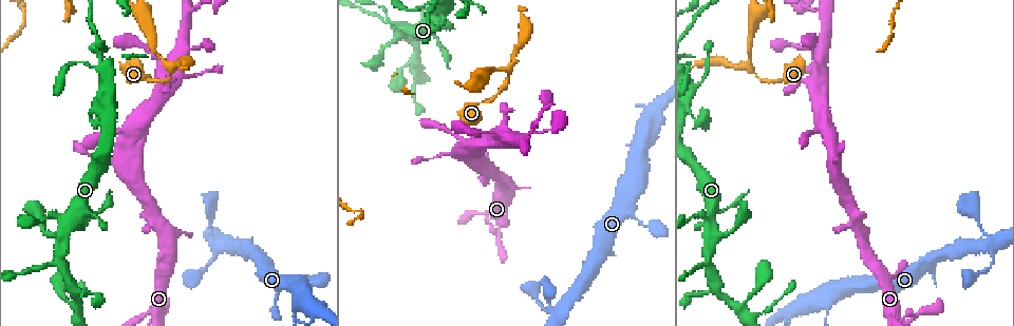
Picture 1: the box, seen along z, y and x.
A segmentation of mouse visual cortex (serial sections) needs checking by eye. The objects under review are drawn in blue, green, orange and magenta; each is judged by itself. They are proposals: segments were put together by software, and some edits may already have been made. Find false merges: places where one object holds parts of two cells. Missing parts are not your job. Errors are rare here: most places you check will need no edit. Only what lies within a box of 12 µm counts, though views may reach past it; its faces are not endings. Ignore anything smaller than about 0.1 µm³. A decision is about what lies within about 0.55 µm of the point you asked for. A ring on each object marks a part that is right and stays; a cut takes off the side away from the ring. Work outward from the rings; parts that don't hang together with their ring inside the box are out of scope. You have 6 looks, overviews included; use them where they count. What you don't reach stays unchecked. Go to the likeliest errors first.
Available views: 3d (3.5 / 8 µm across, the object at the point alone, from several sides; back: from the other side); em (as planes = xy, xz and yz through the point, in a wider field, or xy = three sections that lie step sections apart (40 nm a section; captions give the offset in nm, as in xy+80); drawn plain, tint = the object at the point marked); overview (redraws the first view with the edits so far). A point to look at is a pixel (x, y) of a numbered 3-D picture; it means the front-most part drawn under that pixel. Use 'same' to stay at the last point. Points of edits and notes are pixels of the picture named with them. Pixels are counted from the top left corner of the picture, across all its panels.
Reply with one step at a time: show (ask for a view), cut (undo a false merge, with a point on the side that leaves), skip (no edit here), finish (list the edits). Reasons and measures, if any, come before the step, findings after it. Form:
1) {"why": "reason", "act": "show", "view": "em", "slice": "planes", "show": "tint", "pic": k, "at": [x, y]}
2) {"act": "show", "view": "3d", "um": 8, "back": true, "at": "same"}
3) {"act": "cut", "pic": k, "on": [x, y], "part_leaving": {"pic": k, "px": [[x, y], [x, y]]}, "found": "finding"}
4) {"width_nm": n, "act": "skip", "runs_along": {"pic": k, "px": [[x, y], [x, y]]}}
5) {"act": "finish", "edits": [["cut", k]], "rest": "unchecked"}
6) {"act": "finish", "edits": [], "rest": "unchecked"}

{"why": "thin neck", "act": "show", "view": "3d", "um": 8, "back": true, "pic": 1, "at": [497, 235]}

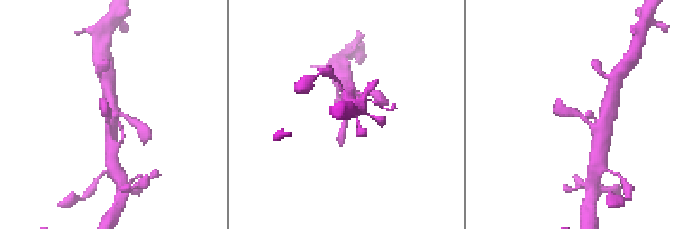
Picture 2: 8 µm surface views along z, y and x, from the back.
{"why": "closer look", "act": "show", "view": "3d", "um": 3.5, "back": true, "pic": 2, "at": [584, 117]}

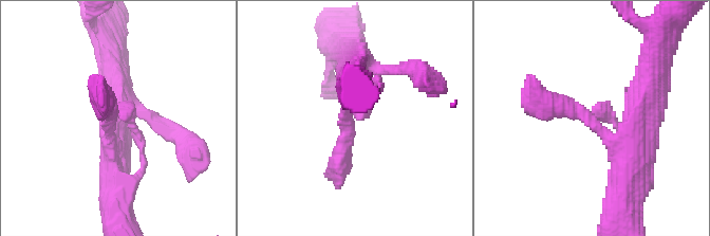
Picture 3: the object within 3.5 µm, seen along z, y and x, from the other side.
{"why": "now the EM", "act": "show", "view": "em", "slice": "planes", "show": "tint", "pic": 3, "at": [591, 116]}

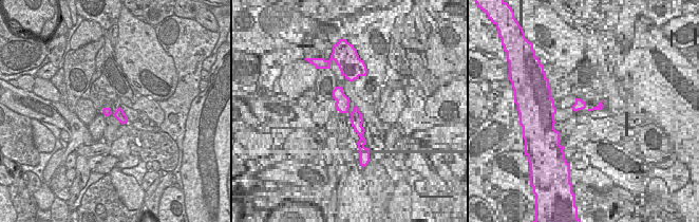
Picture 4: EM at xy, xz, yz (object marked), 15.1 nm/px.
{"act": "skip", "found": "all the same cell"}

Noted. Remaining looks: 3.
{"why": "narrows sharply", "act": "show", "view": "3d", "um": 3.5, "pic": 1, "at": [631, 145]}

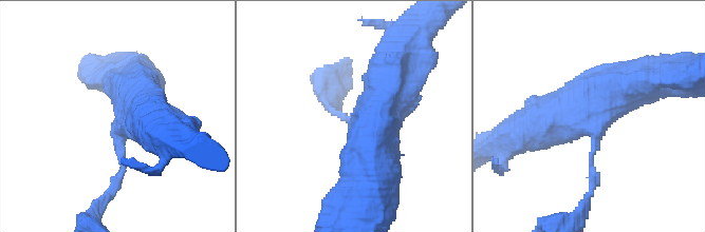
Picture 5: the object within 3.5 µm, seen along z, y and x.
{"why": "now the EM", "act": "show", "view": "em", "slice": "planes", "show": "plain", "pic": 5, "at": [593, 123]}

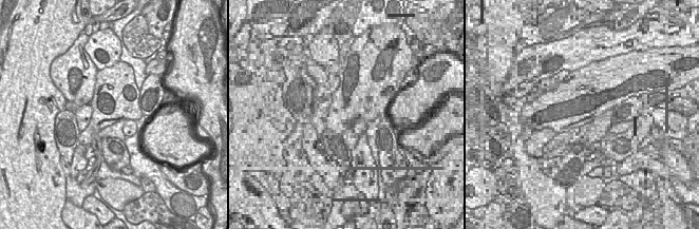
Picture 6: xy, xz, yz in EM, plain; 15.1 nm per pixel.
{"why": "where the object lies", "act": "show", "view": "em", "slice": "planes", "show": "tint", "at": "same"}

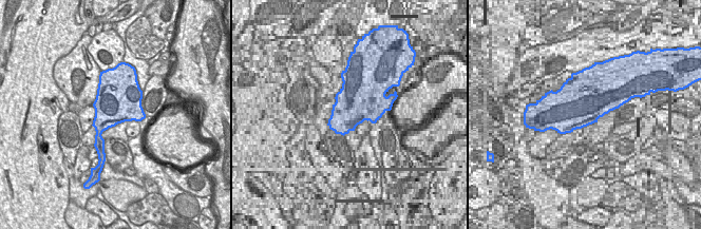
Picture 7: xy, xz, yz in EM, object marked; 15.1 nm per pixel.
{"act": "skip", "runs_along": {"pic": 5, "px": [[652, 79], [531, 128]]}, "found": "all the same cell"}

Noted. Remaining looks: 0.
{"act": "finish", "edits": [], "rest": "unchecked"}

